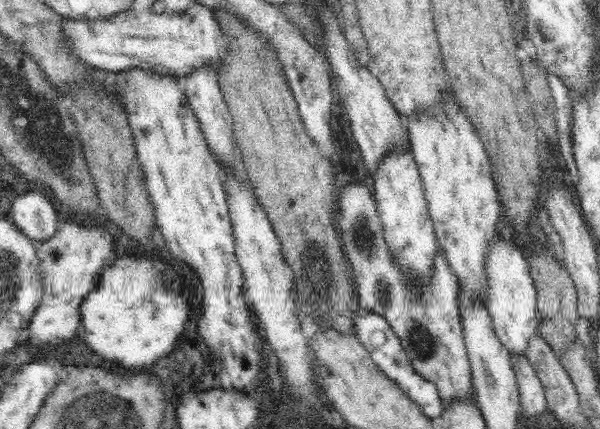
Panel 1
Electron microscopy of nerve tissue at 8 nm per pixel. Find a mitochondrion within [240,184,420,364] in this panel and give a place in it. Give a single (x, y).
(316, 268)

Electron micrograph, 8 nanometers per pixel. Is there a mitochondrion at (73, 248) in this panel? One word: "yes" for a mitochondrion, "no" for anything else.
no

